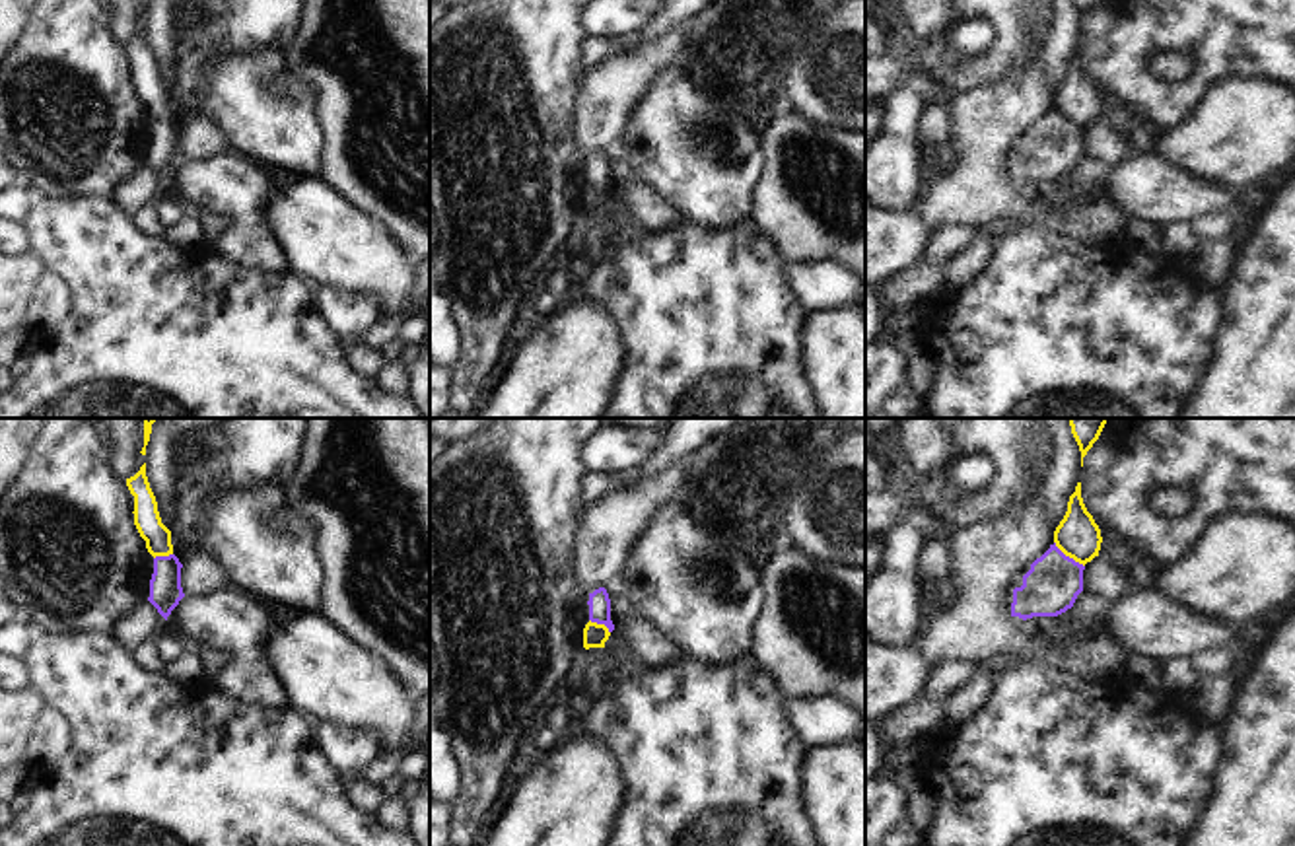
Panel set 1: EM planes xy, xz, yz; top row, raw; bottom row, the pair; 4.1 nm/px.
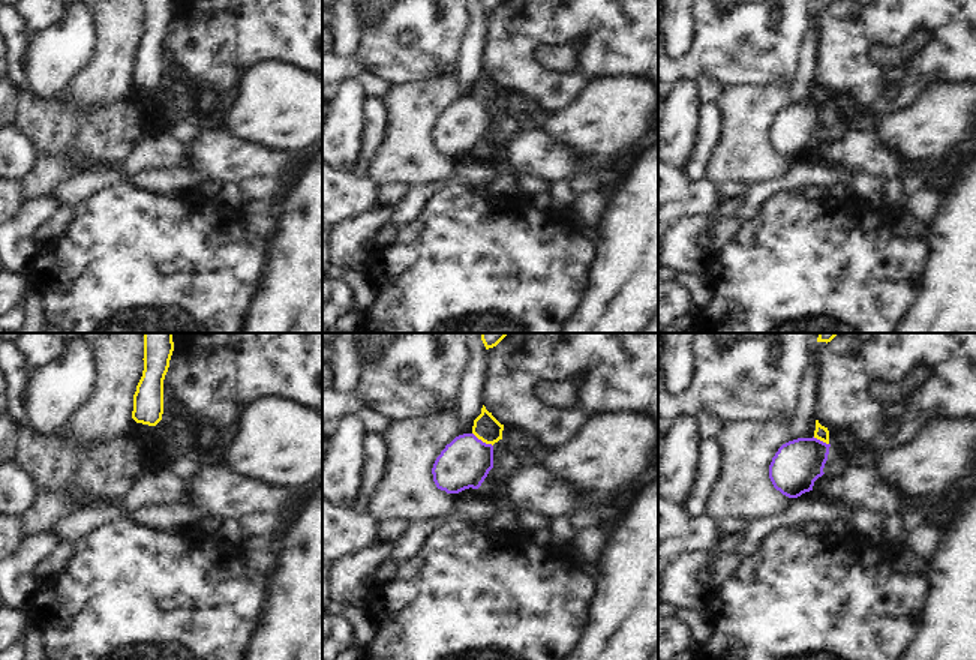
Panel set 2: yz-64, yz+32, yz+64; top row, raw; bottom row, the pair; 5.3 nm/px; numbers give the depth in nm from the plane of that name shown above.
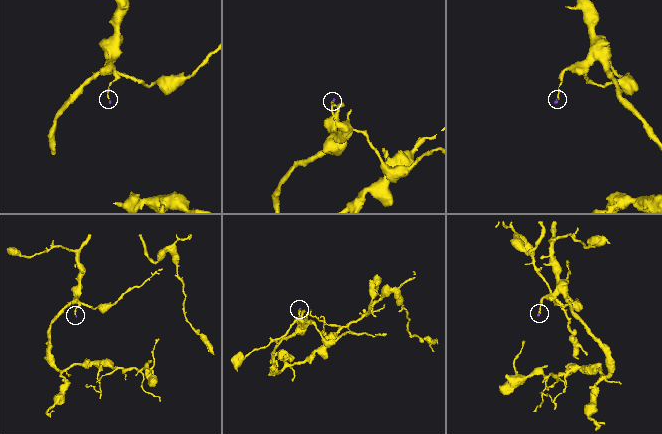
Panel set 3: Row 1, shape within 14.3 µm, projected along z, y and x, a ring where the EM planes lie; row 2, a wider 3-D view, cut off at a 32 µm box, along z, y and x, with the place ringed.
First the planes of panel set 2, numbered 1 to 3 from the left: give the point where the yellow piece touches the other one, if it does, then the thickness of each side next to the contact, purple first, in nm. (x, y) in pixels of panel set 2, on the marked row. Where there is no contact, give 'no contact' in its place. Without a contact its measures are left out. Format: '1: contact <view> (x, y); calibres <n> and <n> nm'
1: no contact
2: contact yz+32 (482, 441); calibres 280 and 140 nm
3: contact yz+64 (819, 440); calibres 260 and 70 nm

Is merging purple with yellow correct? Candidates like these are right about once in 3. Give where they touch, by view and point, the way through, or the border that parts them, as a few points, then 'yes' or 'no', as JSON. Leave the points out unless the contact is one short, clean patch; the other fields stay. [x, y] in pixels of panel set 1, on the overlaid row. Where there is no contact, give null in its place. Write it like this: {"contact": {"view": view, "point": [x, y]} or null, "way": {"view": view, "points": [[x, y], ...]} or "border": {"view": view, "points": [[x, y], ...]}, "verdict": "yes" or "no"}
{"contact": {"view": "yz", "point": [1068, 557]}, "border": {"view": "yz", "points": [[1054, 541], [1084, 566]]}, "verdict": "no"}

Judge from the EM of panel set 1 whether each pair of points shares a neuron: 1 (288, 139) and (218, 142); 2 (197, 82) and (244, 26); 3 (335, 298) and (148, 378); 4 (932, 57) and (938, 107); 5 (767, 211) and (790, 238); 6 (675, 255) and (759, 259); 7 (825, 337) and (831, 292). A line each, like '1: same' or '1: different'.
1: different
2: same
3: different
4: different
5: same
6: same
7: different

